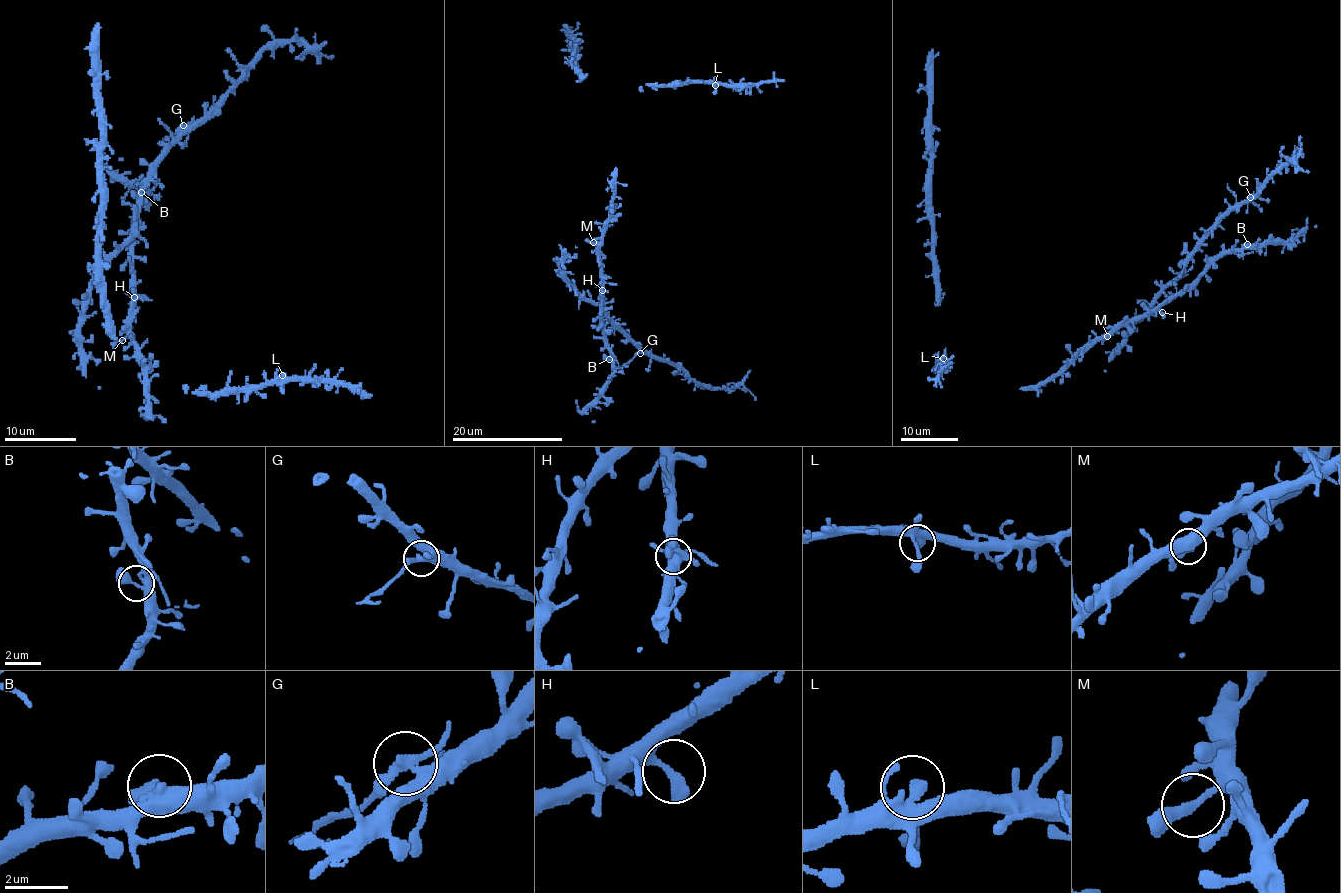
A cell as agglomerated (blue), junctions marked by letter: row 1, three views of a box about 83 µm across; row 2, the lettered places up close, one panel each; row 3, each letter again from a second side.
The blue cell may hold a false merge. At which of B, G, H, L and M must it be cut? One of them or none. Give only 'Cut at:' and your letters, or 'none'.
Cut at: G

